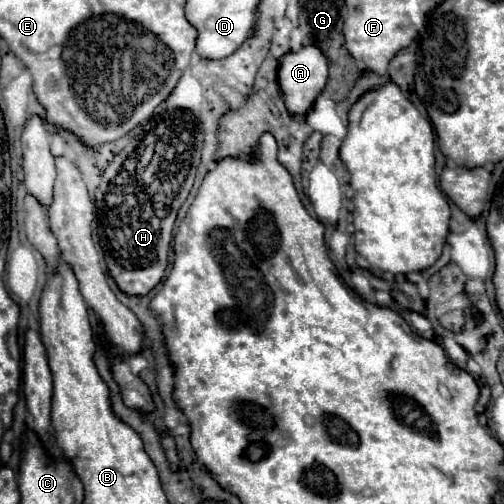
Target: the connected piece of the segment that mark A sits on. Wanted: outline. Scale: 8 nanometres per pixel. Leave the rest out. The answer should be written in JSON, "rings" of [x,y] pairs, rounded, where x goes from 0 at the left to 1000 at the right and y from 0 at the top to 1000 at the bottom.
{"rings":[[[613,89],[601,93],[593,105],[569,105],[565,113],[554,117],[554,173],[562,181],[565,208],[577,228],[609,228],[629,192],[641,185],[645,165],[649,165],[649,117],[629,93]]]}

